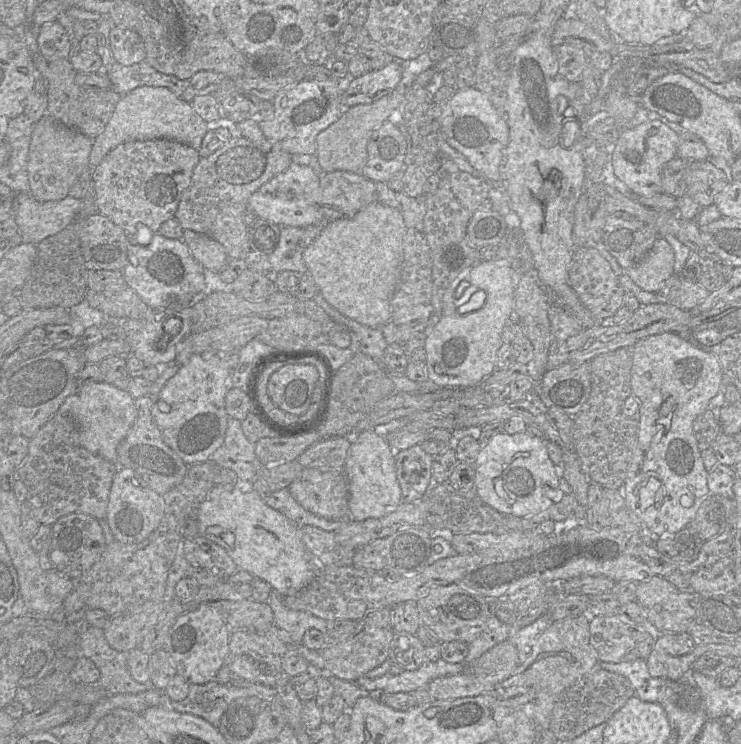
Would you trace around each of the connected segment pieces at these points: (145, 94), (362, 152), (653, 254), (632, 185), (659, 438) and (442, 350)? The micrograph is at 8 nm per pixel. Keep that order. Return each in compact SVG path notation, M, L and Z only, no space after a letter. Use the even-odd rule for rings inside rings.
M138 87L123 95L104 129L92 140L89 165L96 167L110 151L131 140L167 139L198 150L210 126L194 112L189 102L171 90L164 87Z
M399 85L390 94L369 103L358 104L345 109L340 118L321 131L316 139L316 157L322 170L326 173L337 170L362 174L367 162L367 146L376 129L378 129L391 115L394 109L400 108L406 99L410 88Z
M659 236L647 255L627 274L644 291L656 293L674 274L674 250Z
M648 120L625 130L618 138L611 155L614 173L635 196L663 193L662 169L677 156L679 134L659 120Z
M674 332L641 339L632 351L631 390L640 406L637 415L639 430L637 447L622 486L622 494L642 528L660 539L686 528L695 518L703 499L710 494L708 472L701 459L693 423L708 409L709 401L719 392L723 371L715 355L694 347Z
M480 260L463 270L446 289L442 299L442 314L434 313L430 318L430 328L426 345L426 364L428 379L444 388L473 388L496 370L497 353L502 344L503 329L514 315L514 291L519 280L519 272L508 260ZM484 290L488 297L482 308L466 314L460 314L458 306L477 292Z

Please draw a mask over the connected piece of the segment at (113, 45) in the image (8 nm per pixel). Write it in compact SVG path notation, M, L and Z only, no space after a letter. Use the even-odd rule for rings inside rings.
M113 27L109 33L109 44L114 62L130 66L145 60L144 42L136 31Z

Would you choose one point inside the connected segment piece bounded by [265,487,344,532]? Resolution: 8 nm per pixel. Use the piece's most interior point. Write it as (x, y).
(281, 500)

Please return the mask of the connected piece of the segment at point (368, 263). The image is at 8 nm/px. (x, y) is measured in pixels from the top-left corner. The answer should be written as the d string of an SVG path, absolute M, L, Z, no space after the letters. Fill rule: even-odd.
M377 200L351 218L330 221L305 249L304 261L319 291L340 313L381 328L392 320L391 299L402 272L406 231L401 213Z

